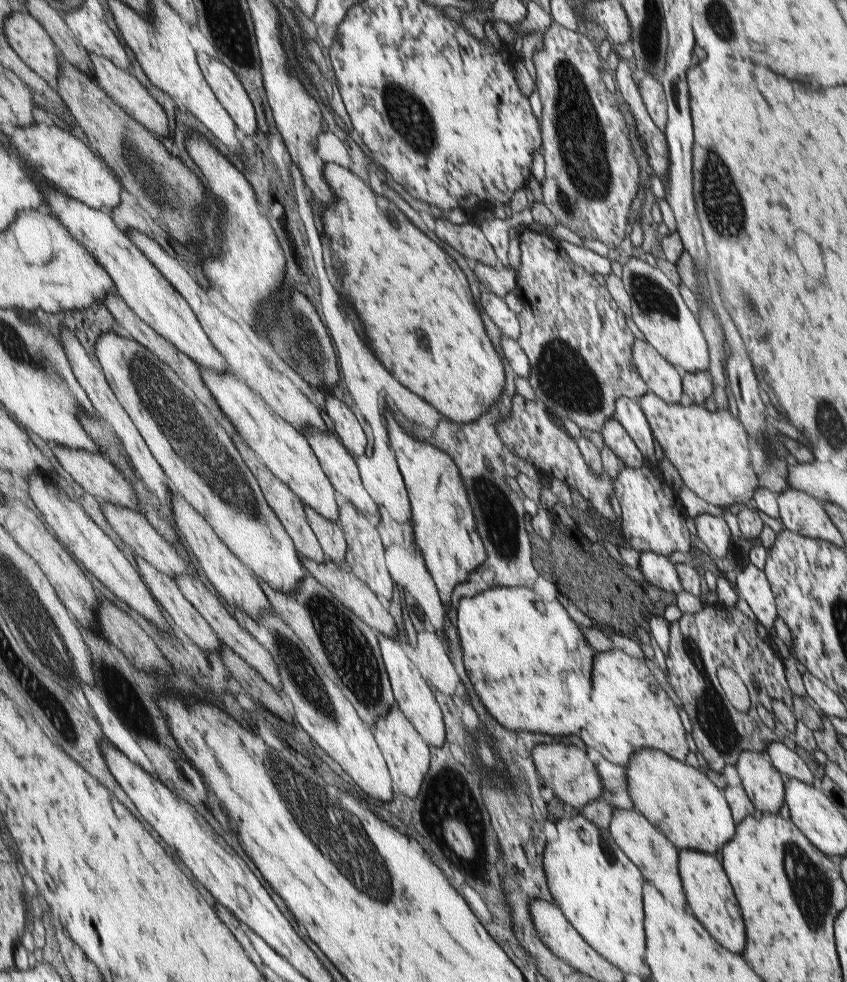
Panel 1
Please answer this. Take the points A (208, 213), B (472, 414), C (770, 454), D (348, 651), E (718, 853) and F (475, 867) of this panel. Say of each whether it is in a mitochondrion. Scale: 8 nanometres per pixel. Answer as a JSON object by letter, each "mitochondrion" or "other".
{"A":"mitochondrion","B":"other","C":"mitochondrion","D":"mitochondrion","E":"other","F":"other"}

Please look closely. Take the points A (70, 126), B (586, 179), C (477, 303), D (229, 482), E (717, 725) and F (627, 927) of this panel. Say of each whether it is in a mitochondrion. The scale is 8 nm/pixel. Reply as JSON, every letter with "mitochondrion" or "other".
{"A":"other","B":"mitochondrion","C":"other","D":"mitochondrion","E":"mitochondrion","F":"other"}

